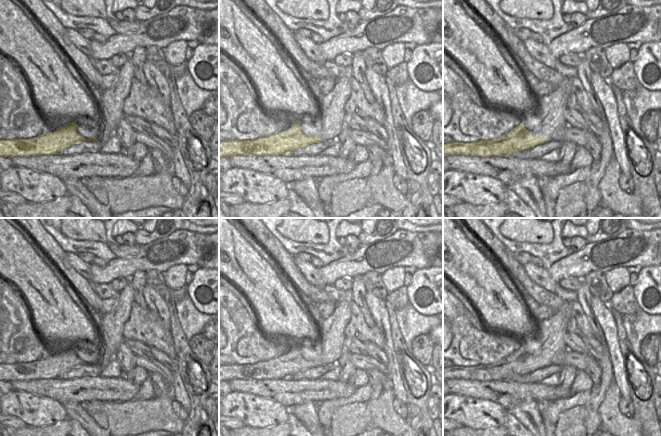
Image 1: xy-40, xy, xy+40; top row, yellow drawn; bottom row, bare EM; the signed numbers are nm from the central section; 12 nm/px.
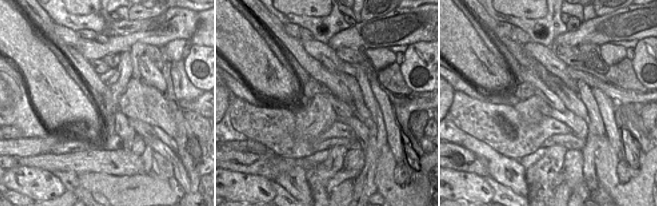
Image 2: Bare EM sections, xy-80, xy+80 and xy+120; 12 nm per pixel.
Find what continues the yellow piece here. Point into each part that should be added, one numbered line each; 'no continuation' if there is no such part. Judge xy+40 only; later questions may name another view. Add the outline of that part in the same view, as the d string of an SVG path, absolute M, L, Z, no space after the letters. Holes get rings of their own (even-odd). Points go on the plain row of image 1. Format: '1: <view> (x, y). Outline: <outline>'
1: xy+40 (547, 341). Outline: M565 301L550 319L544 319L540 323L535 323L533 330L522 336L524 350L531 360L542 360L547 365L563 364L563 359L567 352L567 324L571 316L572 301Z

